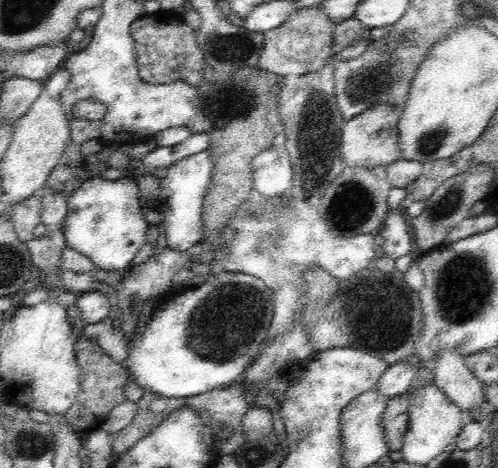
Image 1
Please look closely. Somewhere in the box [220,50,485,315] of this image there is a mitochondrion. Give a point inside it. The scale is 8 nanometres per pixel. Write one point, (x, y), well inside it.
(316, 125)

